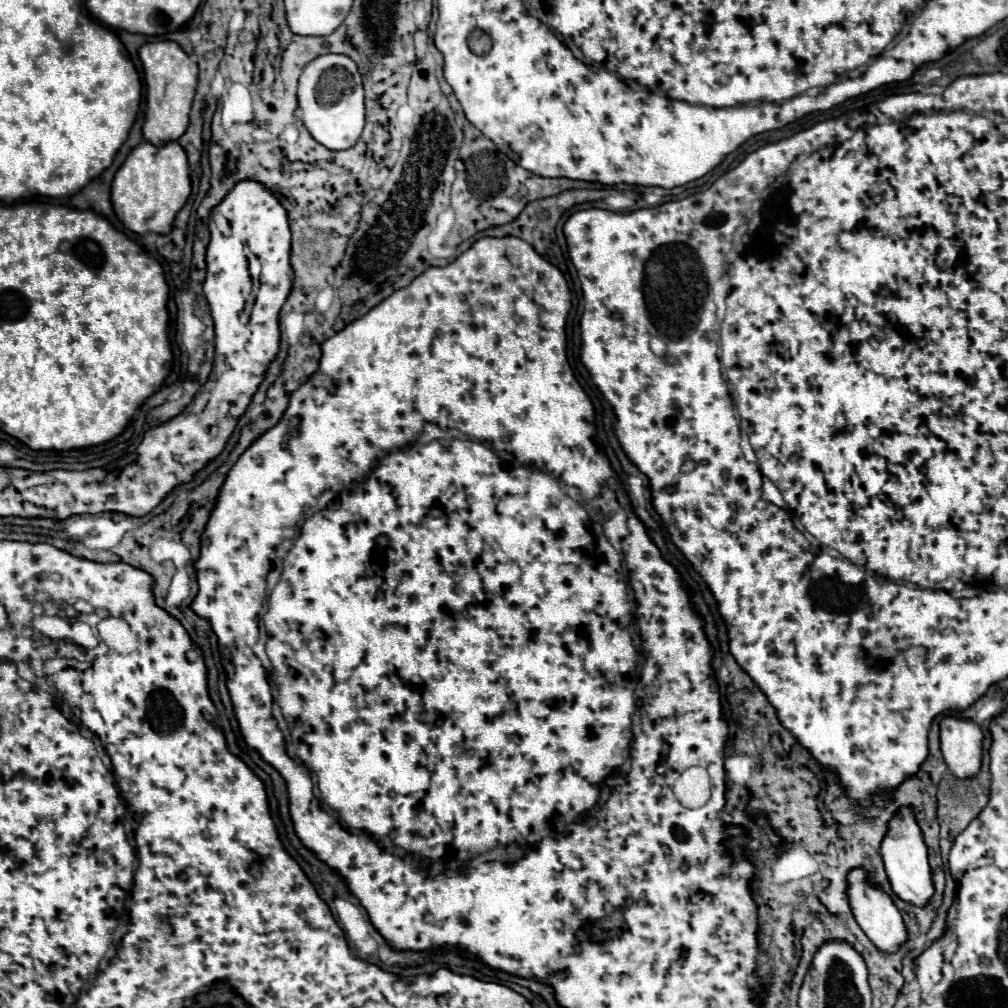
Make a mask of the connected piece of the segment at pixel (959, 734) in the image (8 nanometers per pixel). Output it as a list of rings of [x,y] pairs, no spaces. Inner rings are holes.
[[[941,720],[941,754],[949,772],[957,778],[971,778],[981,768],[983,732],[973,720]]]

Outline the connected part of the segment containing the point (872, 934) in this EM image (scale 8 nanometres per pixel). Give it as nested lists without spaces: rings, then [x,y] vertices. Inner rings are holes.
[[[855,868],[849,872],[849,902],[851,902],[851,910],[855,914],[857,924],[861,926],[861,930],[867,934],[867,938],[885,954],[895,954],[905,942],[907,942],[907,928],[903,924],[903,918],[899,914],[899,910],[895,908],[895,904],[891,902],[891,898],[879,888],[879,886],[871,886],[867,882],[867,872],[863,868]]]

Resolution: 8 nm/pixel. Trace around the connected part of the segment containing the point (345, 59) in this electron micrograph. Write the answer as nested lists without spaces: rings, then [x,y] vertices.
[[[327,54],[311,60],[299,76],[297,100],[301,108],[301,120],[319,144],[333,152],[355,146],[365,126],[365,104],[361,74],[349,56]]]

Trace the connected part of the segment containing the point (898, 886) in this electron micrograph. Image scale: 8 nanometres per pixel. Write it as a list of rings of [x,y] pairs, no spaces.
[[[901,808],[901,812],[889,822],[889,834],[885,836],[881,844],[881,854],[885,860],[885,872],[893,892],[911,906],[917,906],[917,908],[927,906],[935,894],[935,888],[931,880],[931,868],[927,862],[927,846],[923,842],[923,834],[913,818],[911,808]]]

